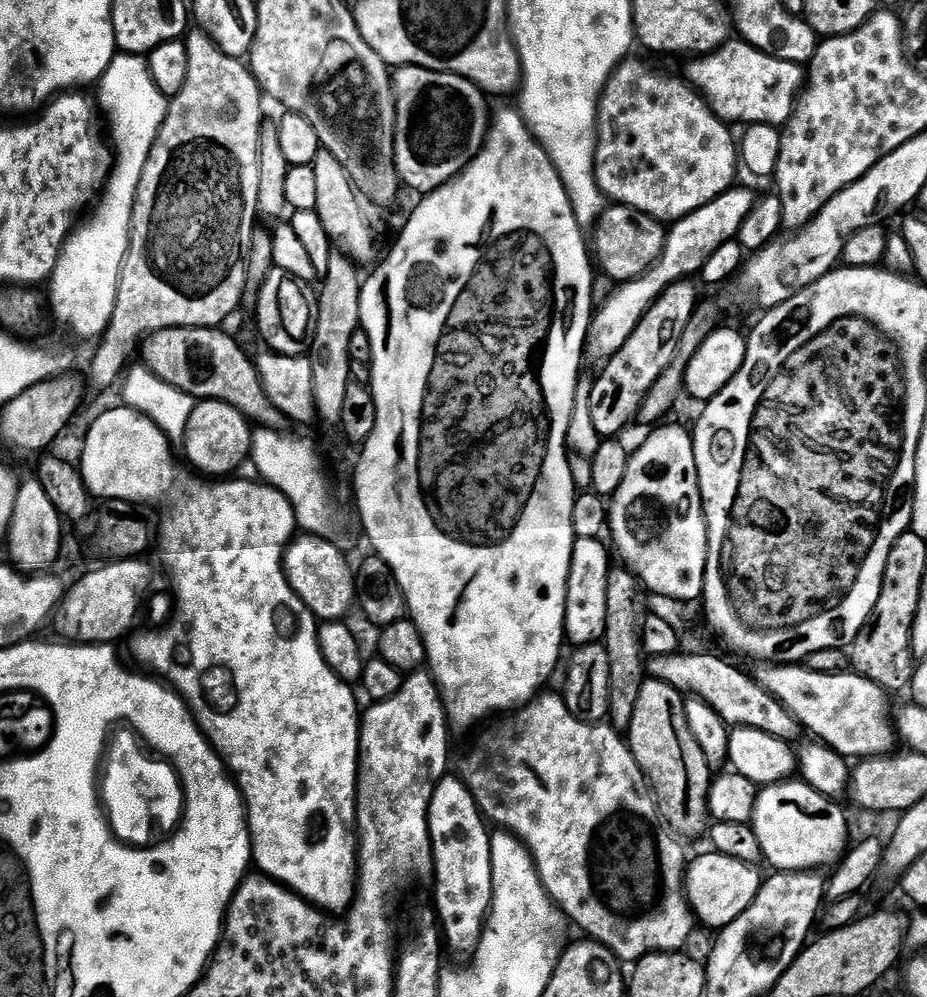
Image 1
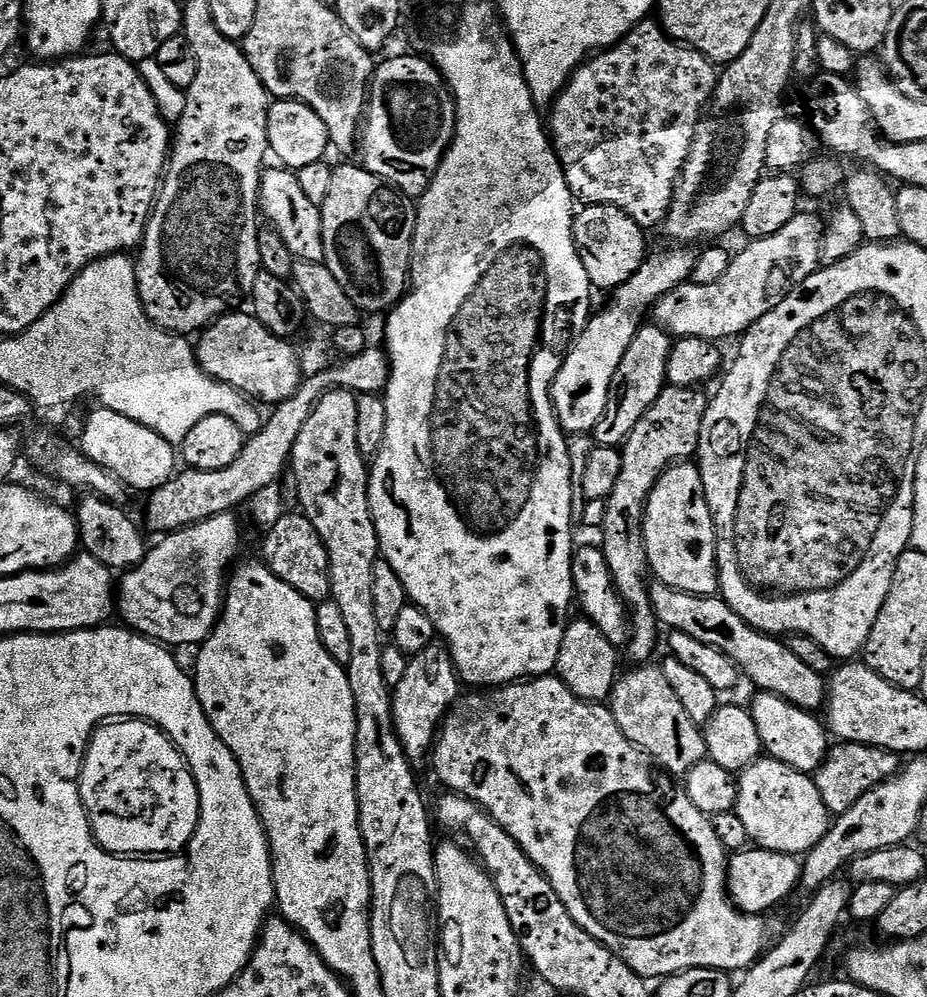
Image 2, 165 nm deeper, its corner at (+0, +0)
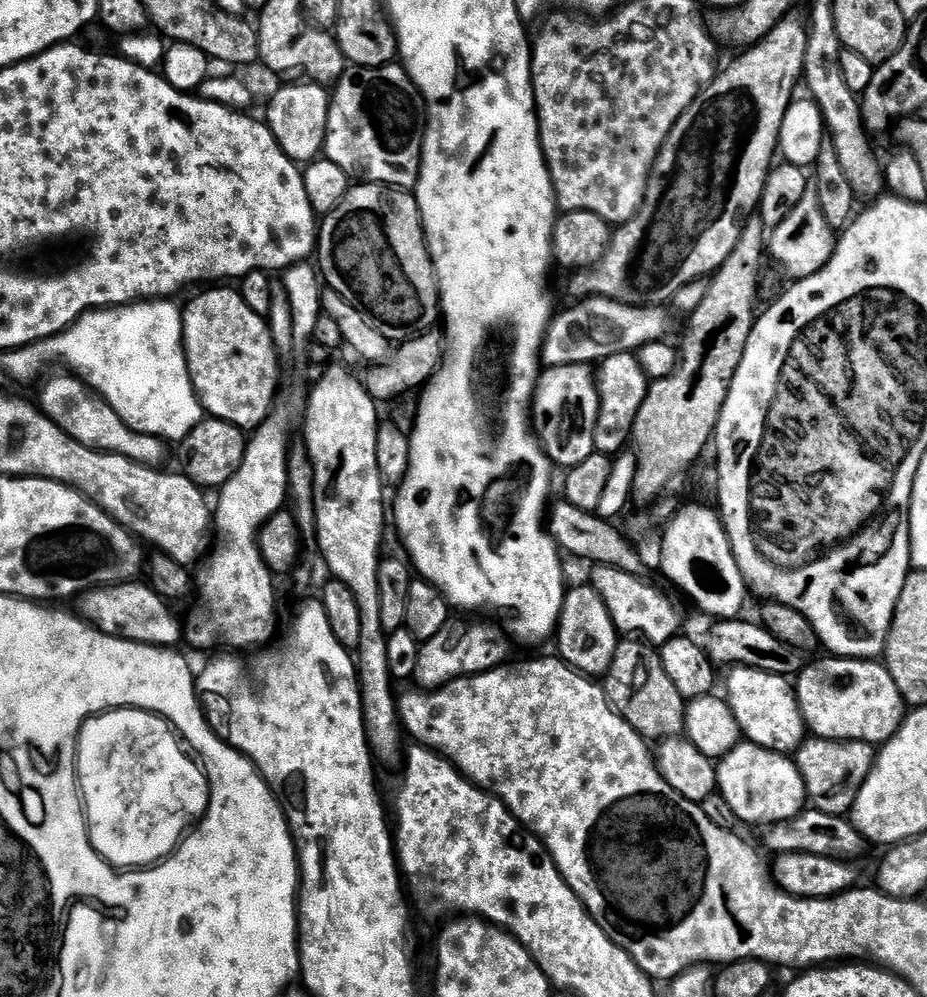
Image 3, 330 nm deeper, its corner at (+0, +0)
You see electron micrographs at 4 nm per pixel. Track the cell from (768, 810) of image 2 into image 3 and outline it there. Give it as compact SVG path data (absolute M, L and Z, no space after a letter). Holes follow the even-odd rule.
M740 742L719 761L716 776L719 795L730 802L737 821L771 826L805 811L806 793L802 774L783 752L771 752L757 744Z

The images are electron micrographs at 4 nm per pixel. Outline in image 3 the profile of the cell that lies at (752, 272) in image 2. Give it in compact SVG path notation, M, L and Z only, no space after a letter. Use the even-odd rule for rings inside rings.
M589 296L576 302L573 308L553 315L548 333L544 336L542 360L548 368L571 364L595 365L614 354L635 353L643 344L658 342L667 337L672 328L668 317L669 309L664 306L641 306L623 304L610 298Z

